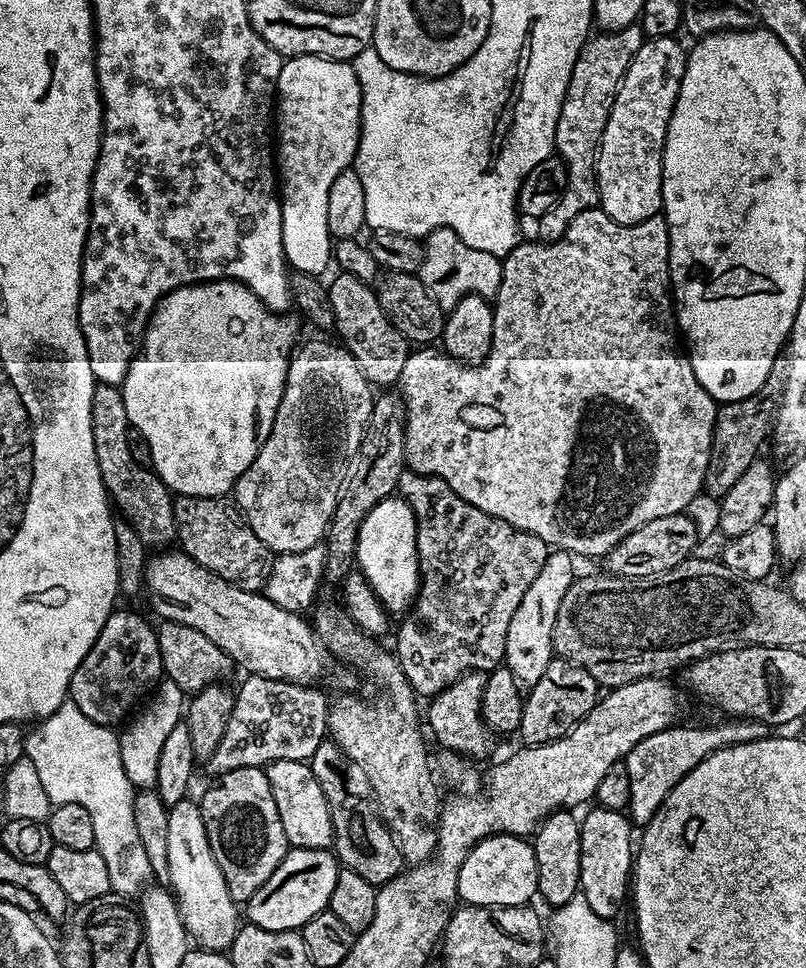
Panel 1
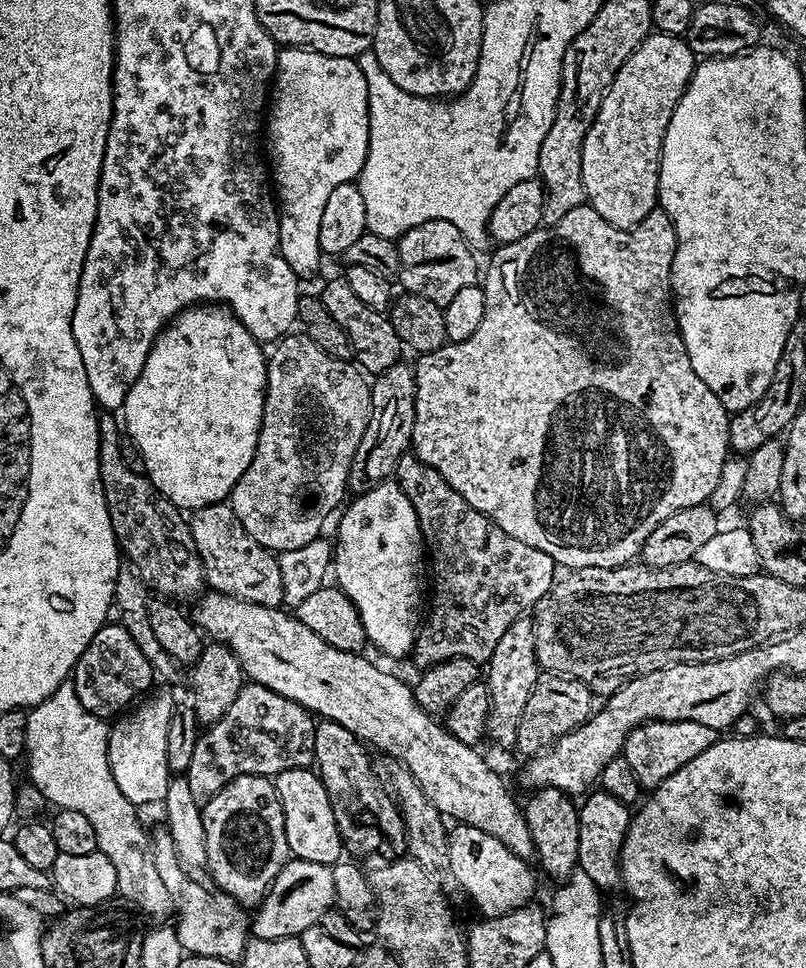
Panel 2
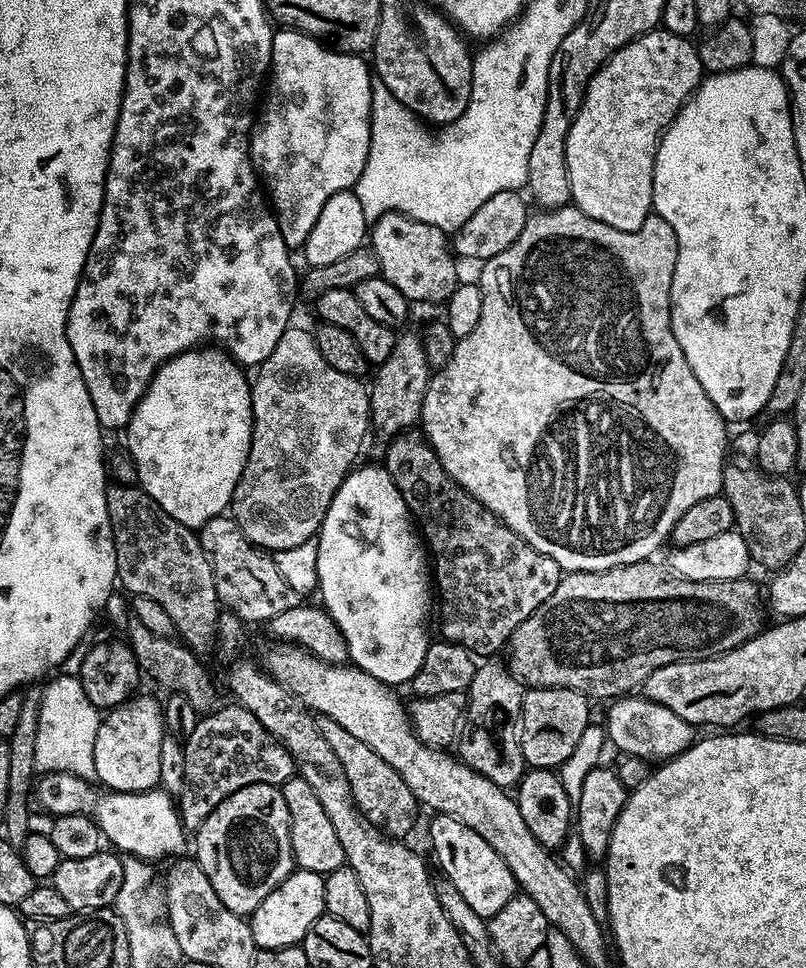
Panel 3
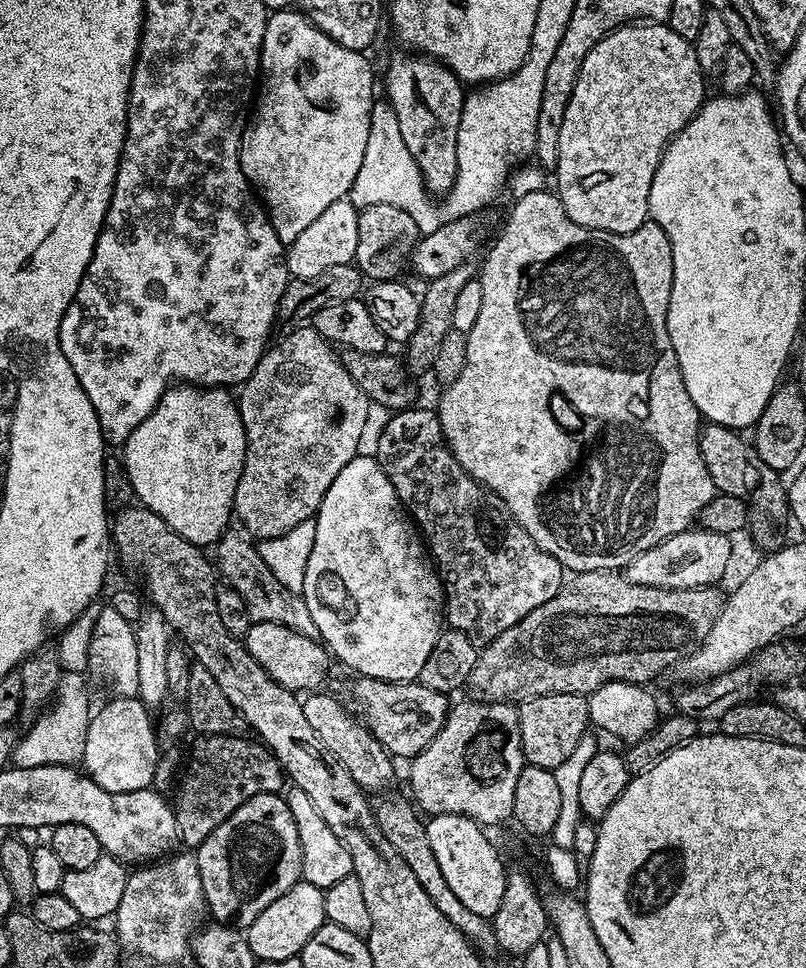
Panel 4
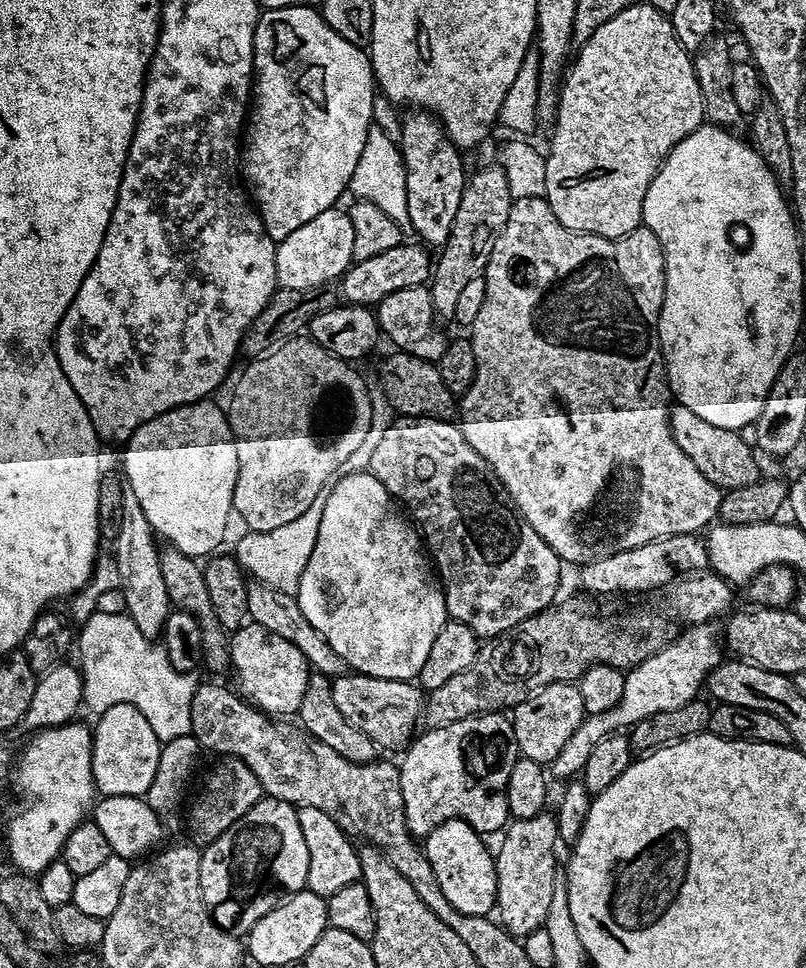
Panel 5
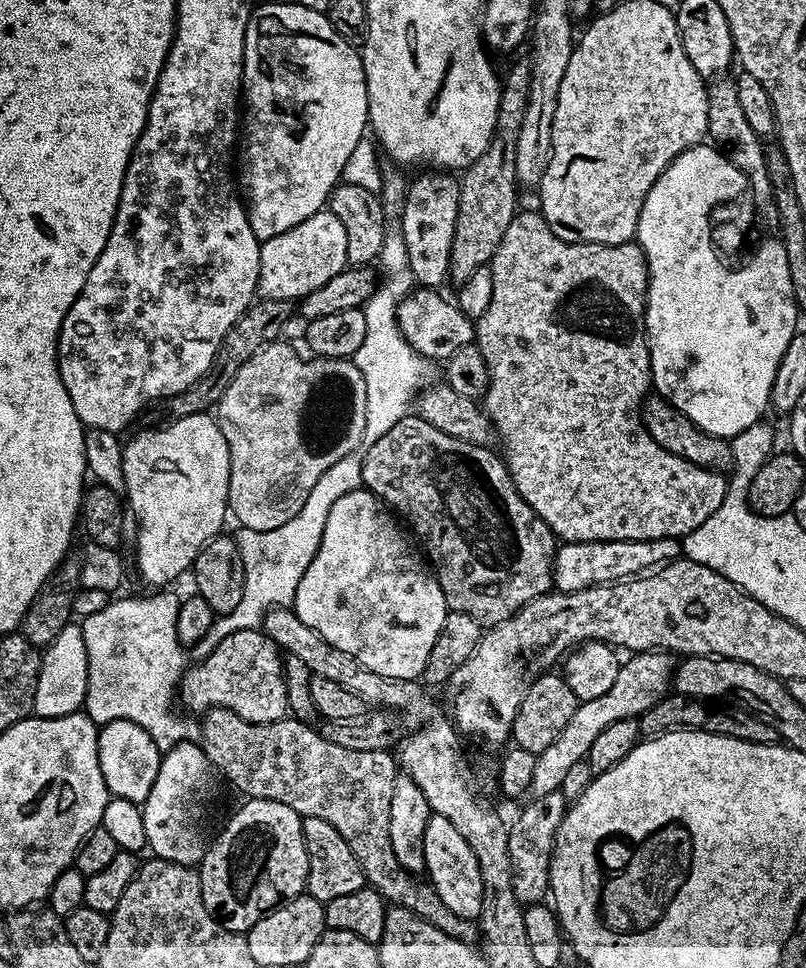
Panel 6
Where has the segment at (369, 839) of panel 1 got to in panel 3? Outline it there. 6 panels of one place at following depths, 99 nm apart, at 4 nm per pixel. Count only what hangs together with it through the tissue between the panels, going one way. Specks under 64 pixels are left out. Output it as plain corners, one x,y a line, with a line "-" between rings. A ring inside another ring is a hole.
316,716
318,730
322,730
322,738
326,738
326,743
330,745
330,750
338,754
338,762
342,762
342,770
346,770
346,782
350,782
350,794
352,803
358,806
358,810
364,817
374,825
378,831
383,832
389,838
404,838
404,835
416,824
416,808
418,801
414,794
410,794
410,786
402,782
398,770
390,766
366,742
354,738
354,734
349,734
334,718
329,716

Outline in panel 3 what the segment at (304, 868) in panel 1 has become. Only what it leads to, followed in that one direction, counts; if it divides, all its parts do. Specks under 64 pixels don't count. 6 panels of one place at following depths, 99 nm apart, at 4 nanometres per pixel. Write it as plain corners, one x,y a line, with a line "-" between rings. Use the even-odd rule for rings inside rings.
293,870
250,914
257,949
290,948
299,945
324,911
324,877
313,872

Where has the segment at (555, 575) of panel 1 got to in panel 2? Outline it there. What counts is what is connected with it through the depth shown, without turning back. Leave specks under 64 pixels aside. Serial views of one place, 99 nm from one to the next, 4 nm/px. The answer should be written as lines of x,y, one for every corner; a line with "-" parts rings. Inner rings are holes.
531,619
516,620
502,634
498,646
494,646
494,654
486,662
486,683
488,685
488,719
486,736
500,748
511,749
516,743
518,722
522,718
522,710
526,710
526,698
530,698
530,690
534,690
537,680
542,675
540,663
536,661
534,650
534,624

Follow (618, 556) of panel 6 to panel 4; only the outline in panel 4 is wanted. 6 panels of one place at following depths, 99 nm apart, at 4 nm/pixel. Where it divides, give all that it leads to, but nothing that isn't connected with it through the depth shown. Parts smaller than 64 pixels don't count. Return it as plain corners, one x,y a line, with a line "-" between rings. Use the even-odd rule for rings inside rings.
693,526
674,534
650,550
642,550
634,562
622,569
622,574
632,584
655,588
706,588
719,585
728,572
732,560
733,537
714,534
709,528

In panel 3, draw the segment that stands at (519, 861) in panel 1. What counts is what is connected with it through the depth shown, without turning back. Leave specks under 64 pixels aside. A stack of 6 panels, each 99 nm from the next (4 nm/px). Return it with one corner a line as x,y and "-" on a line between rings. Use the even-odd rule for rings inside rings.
436,818
432,824
432,852
440,859
443,875
466,898
466,902
474,910
474,914
491,918
517,895
516,879
510,874
510,866
504,865
502,858
474,830
465,828
462,822
447,818

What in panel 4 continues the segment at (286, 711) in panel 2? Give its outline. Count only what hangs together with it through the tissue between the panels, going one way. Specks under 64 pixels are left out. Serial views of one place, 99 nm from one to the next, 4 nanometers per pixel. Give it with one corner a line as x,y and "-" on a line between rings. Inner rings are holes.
224,733
196,738
197,742
192,748
190,760
188,762
187,759
186,762
188,774
173,805
179,839
185,847
199,847
201,842
209,837
243,802
260,793
279,793
285,787
286,777
276,757
263,744
255,741
252,743
240,735

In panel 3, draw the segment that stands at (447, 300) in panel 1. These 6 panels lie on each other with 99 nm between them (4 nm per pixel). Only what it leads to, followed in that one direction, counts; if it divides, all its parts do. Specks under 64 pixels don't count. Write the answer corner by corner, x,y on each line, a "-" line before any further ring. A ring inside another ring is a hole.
387,212
379,216
371,225
370,250
378,258
380,275
386,278
386,282
390,282
390,286
398,286
398,290
402,290
402,294
410,302
421,300
424,304
443,305
451,298
458,283
456,277
458,260
450,247
449,237
438,226
412,220
409,216
403,216
401,212

